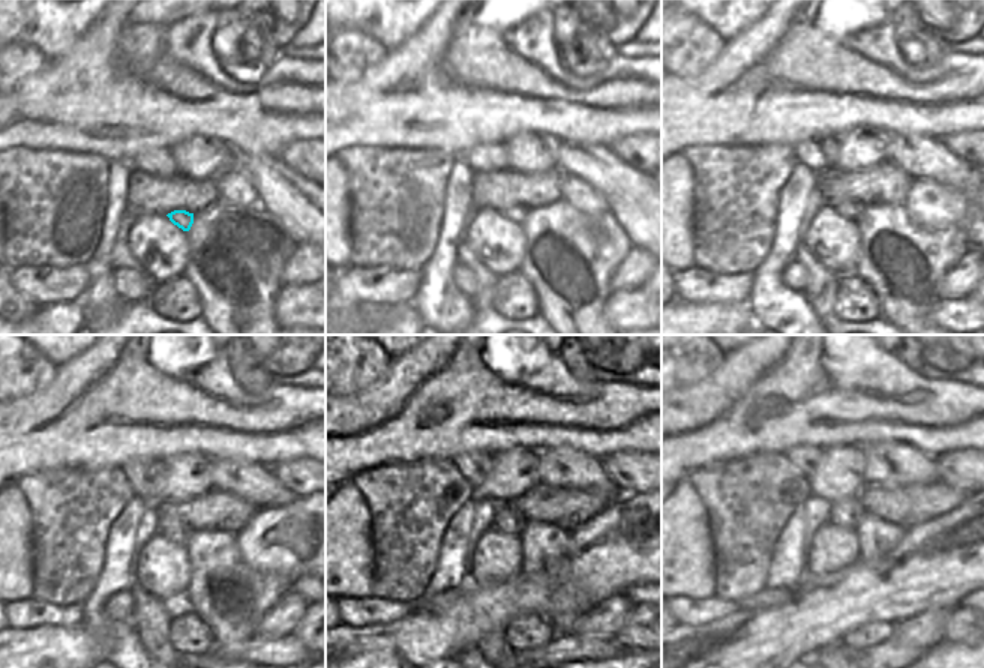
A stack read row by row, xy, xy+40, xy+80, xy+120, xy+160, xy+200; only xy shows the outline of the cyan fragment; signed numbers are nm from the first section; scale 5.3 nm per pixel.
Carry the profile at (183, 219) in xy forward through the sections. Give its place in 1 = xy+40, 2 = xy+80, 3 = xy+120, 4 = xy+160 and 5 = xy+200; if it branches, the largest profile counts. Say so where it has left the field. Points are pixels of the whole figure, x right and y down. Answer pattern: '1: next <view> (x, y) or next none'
1: next xy+40 (518, 215)
2: next xy+80 (851, 210)
3: next xy+120 (170, 527)
4: next xy+160 (507, 518)
5: next xy+200 (846, 512)

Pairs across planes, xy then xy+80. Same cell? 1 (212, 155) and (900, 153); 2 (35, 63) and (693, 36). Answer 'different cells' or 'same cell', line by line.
1: different cells
2: same cell

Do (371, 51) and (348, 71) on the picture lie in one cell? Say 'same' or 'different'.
same

